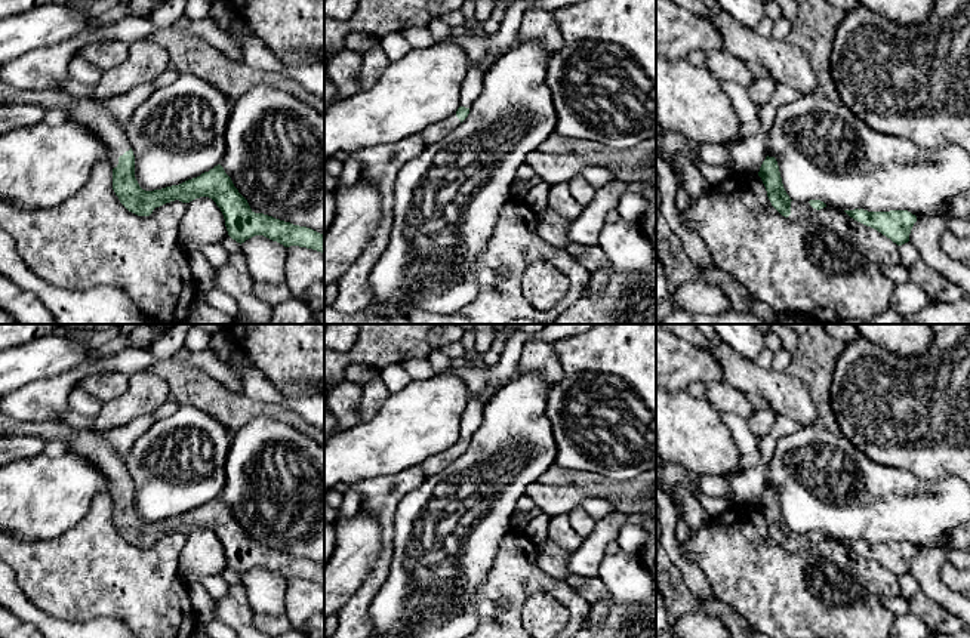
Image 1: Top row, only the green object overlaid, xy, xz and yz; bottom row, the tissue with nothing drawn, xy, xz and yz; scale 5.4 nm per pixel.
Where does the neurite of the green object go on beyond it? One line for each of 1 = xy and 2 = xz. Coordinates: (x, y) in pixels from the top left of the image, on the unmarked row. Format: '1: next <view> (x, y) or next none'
1: next xy (85, 443)
2: next xz (434, 464)

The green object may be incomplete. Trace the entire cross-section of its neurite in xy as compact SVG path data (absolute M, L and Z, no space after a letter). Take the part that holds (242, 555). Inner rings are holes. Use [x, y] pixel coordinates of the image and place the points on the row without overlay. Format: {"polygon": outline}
{"polygon": "M0 413L0 437L6 435L36 435L49 443L67 440L70 453L90 460L110 481L113 521L120 534L138 548L150 548L155 539L175 531L190 534L209 528L221 540L228 567L240 576L255 567L264 567L284 579L299 577L324 585L323 565L255 545L221 496L179 517L142 521L135 509L135 487L129 472L114 449L92 429L76 429L62 422L22 422Z"}

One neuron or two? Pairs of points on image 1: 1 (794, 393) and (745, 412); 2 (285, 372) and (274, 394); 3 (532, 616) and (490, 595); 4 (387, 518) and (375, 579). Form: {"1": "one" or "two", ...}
{"1": "two", "2": "two", "3": "two", "4": "one"}

